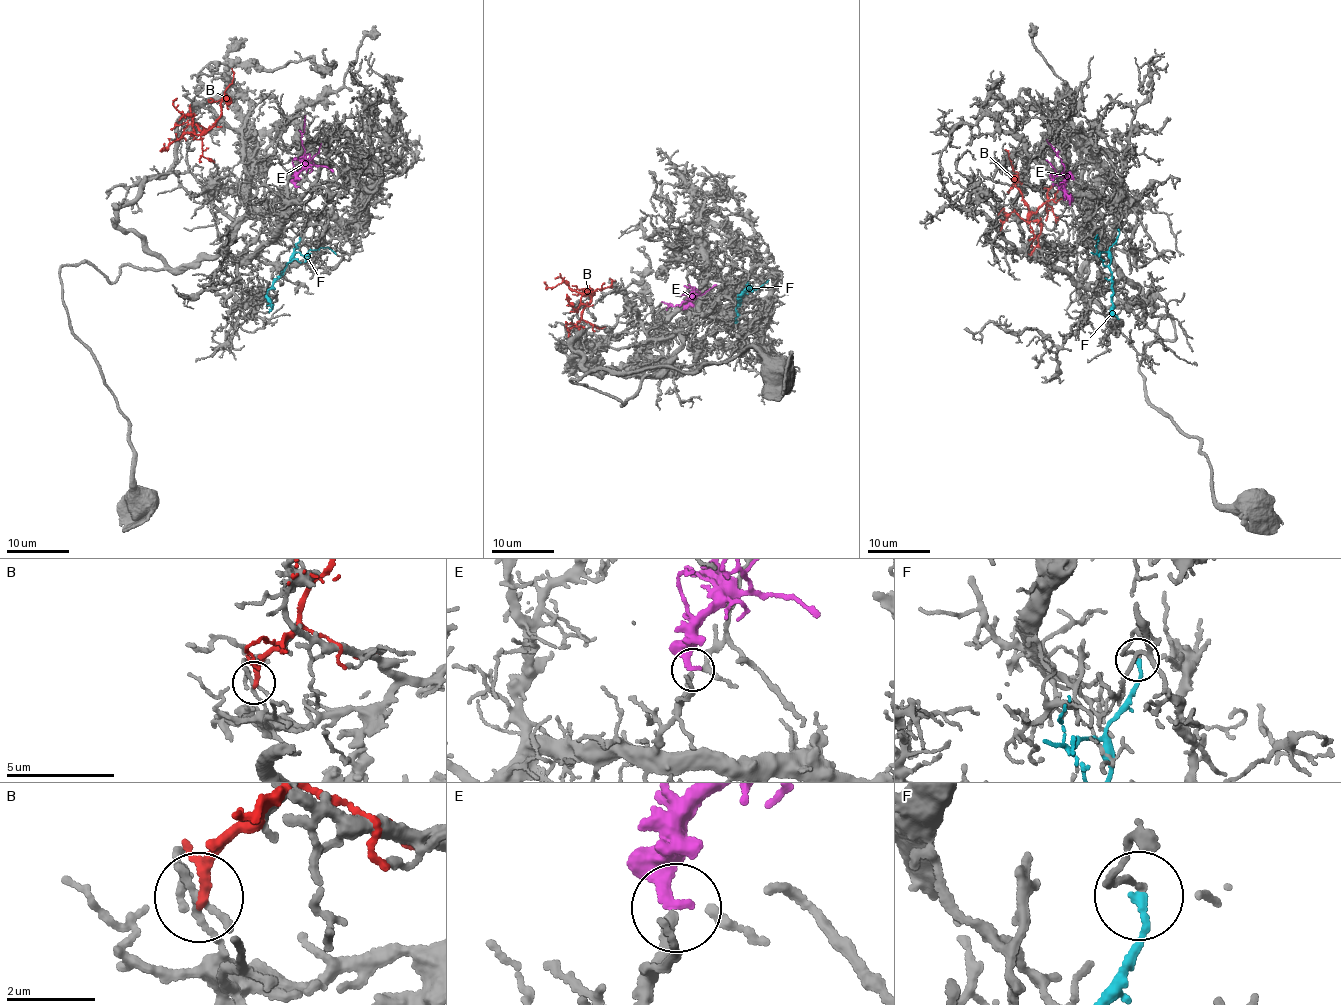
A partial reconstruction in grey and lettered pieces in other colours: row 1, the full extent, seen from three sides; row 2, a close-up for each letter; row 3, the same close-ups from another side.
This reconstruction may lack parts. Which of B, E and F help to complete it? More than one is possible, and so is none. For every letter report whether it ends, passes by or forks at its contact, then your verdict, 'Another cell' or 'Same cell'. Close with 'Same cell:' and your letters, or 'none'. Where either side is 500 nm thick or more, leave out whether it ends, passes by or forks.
B: It passes by. Another cell
E: It ends there. Same cell
F: It ends there. Another cell
Same cell: E

